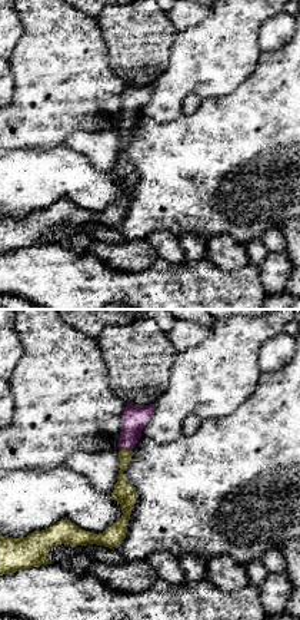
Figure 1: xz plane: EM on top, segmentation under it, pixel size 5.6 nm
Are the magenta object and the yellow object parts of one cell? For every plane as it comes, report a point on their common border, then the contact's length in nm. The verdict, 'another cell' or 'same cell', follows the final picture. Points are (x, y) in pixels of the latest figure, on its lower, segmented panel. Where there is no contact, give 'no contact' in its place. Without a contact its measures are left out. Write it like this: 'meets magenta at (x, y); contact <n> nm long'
meets magenta at (124, 448); contact 70 nm long

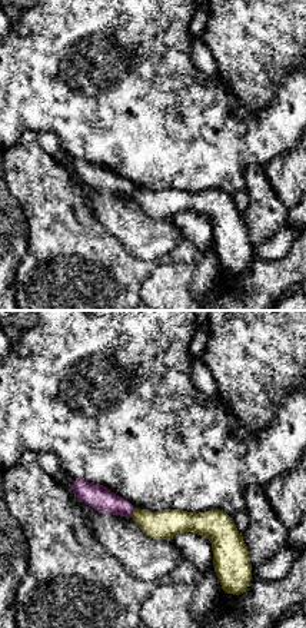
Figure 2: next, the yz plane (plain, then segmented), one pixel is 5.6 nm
meets magenta at (132, 512); contact 60 nm long

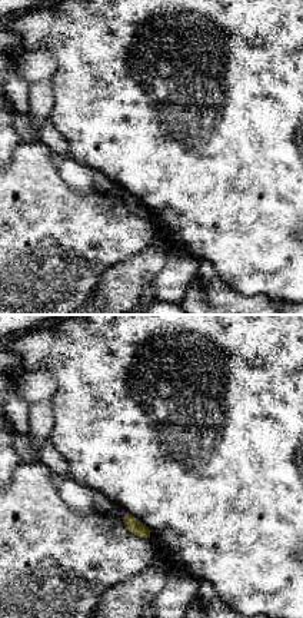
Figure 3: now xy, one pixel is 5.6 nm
meets magenta at (126, 514); contact 60 nm long

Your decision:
same cell

